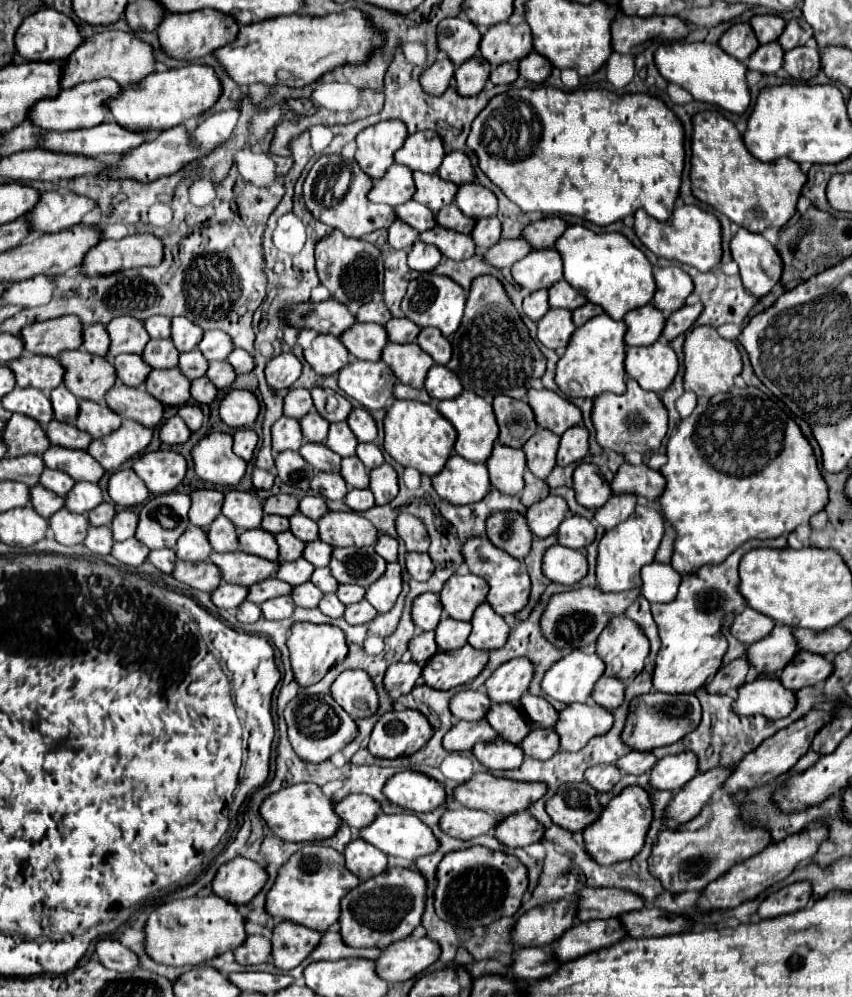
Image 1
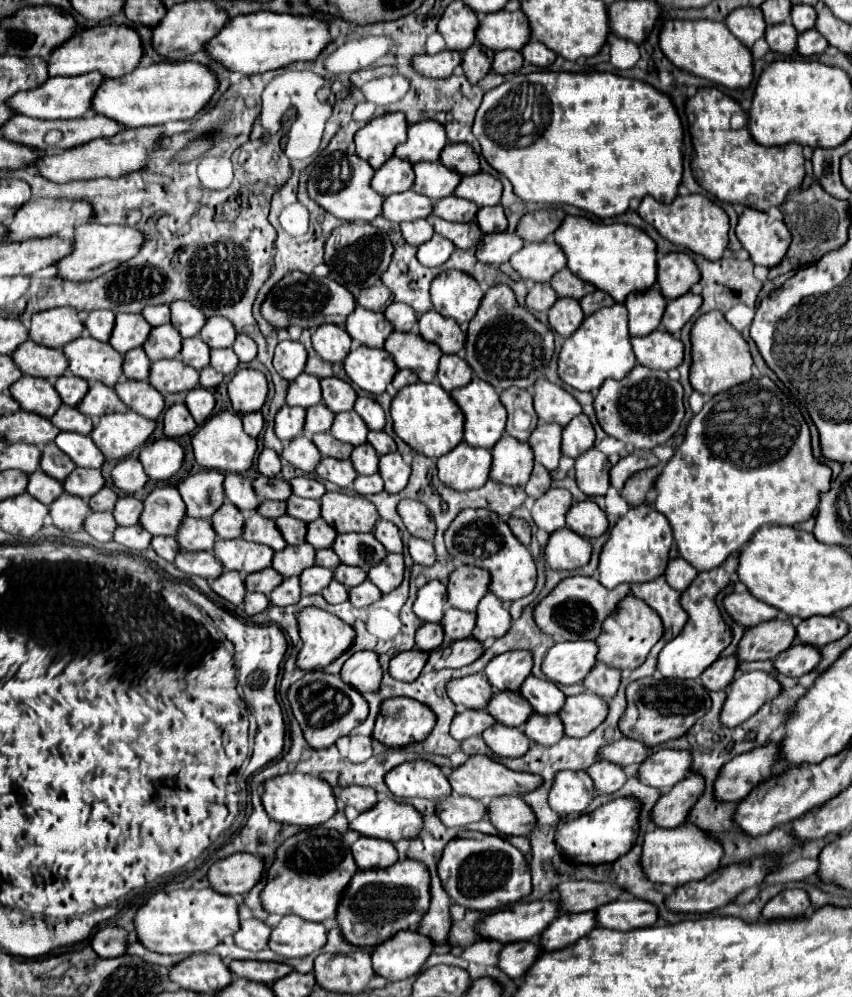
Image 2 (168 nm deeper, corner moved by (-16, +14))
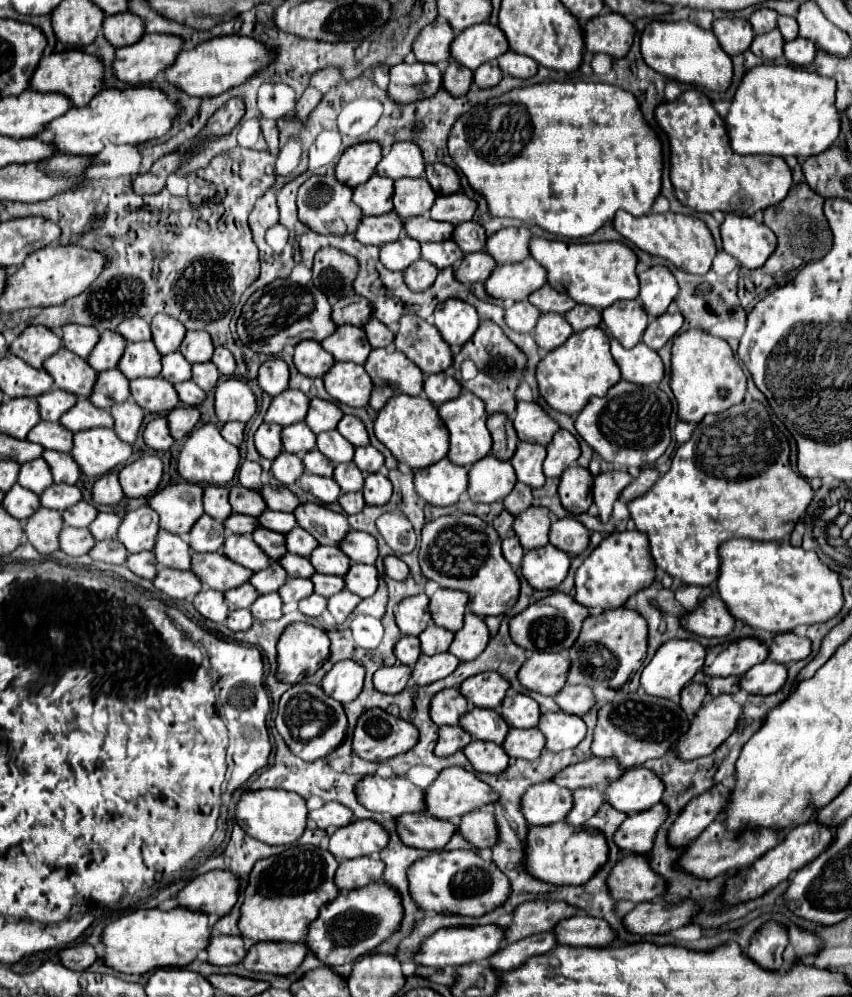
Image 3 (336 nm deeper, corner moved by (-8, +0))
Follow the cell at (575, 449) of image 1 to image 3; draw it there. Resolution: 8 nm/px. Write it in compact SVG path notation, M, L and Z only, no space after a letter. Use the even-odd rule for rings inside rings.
M568 430L556 432L552 442L546 446L546 450L548 450L548 456L544 460L544 474L548 478L560 476L580 456L578 440Z

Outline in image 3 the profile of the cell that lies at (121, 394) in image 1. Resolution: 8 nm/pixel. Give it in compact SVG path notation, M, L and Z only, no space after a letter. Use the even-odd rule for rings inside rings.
M128 400L128 402L122 402L122 404L112 406L110 408L110 414L116 420L116 424L114 424L116 434L124 442L134 444L136 442L136 436L140 432L142 420L144 420L144 410L140 410L140 406L136 406L136 402Z

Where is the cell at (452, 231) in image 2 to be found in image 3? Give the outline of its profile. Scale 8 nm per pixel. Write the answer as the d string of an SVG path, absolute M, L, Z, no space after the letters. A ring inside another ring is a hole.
M444 240L444 242L424 242L422 244L422 258L436 264L438 268L446 268L446 266L458 266L460 258L464 256L464 252L460 250L460 246L454 246L456 242L452 240Z

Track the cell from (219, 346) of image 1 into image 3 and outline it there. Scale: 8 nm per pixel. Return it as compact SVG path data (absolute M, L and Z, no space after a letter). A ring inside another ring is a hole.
M186 332L186 338L180 346L180 352L190 364L210 362L212 350L214 350L214 342L210 334L204 334L204 332Z

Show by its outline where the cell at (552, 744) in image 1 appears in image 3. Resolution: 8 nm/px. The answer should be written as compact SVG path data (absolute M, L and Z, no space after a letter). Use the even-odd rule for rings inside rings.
M510 728L508 738L504 740L502 746L512 758L536 760L536 758L540 758L540 754L544 750L544 734L540 734L540 730L536 730L536 728L530 728L530 730Z

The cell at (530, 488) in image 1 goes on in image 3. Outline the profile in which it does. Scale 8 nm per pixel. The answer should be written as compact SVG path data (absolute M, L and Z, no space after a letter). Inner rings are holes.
M518 482L514 486L514 490L512 490L512 494L506 496L504 506L506 506L506 510L510 514L518 516L520 512L524 512L524 510L528 510L532 506L532 498L534 498L532 496L532 488L530 486L524 486L524 482Z

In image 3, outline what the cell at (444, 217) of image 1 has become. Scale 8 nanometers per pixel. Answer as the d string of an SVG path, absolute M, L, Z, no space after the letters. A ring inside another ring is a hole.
M416 216L404 222L404 232L418 242L442 242L452 238L454 226L448 222L436 222L428 216Z

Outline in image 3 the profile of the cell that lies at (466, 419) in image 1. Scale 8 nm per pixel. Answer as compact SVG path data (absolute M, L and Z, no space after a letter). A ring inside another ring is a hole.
M464 390L458 398L450 400L450 402L444 402L440 408L438 408L446 428L450 430L450 452L448 452L448 458L458 464L458 466L464 466L464 468L470 468L472 464L476 464L478 460L482 460L484 456L490 454L490 448L492 448L492 436L490 436L490 430L486 428L486 408L484 408L484 402L474 396L472 392Z

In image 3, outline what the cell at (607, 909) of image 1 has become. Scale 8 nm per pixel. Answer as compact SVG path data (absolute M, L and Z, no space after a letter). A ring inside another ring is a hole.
M524 902L514 910L514 922L506 928L506 940L518 942L520 938L552 930L560 920L578 912L576 906L566 906L566 902Z

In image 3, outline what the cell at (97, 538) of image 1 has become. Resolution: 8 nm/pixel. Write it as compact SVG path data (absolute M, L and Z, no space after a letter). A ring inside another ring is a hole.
M66 526L60 532L60 550L64 550L68 556L82 556L88 554L88 550L96 544L92 534L88 534L88 528L70 528Z

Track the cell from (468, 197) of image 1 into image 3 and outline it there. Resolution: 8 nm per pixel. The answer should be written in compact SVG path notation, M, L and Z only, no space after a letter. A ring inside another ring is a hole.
M456 192L448 196L438 196L430 210L430 218L458 226L460 222L472 220L476 208L478 208L476 200L472 200L464 192Z

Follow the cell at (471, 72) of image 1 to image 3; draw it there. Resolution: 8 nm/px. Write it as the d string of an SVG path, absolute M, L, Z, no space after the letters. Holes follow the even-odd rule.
M450 60L450 66L446 68L444 72L444 88L450 92L450 94L466 94L472 86L472 72L464 66L460 66L458 62Z

